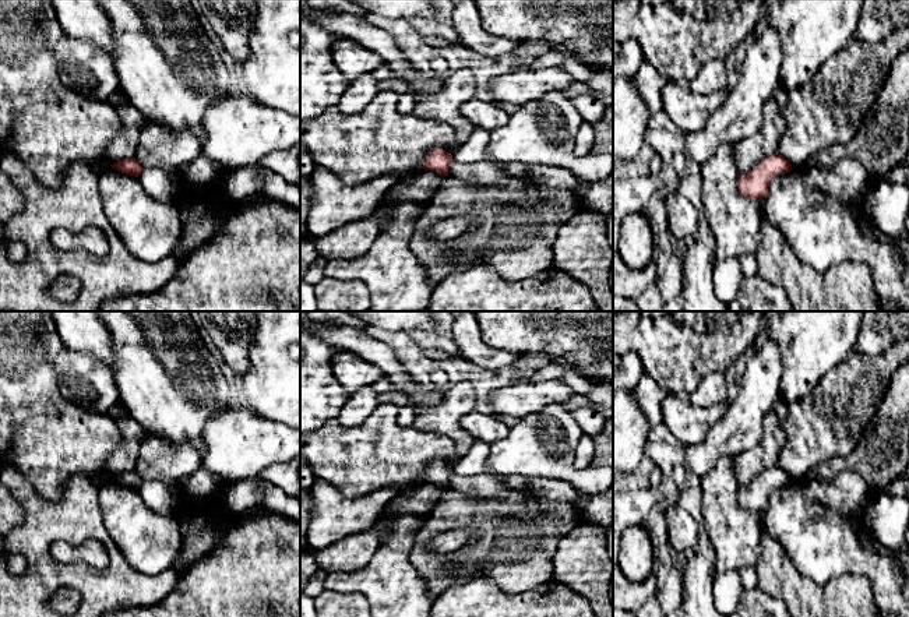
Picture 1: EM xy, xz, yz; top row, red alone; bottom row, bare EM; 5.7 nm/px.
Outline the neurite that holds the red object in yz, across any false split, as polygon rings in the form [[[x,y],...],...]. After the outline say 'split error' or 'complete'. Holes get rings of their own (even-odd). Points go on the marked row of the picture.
[[[781,154],[767,156],[750,173],[739,174],[739,193],[751,200],[762,198],[768,193],[769,181],[790,169],[792,165]]]; complete

